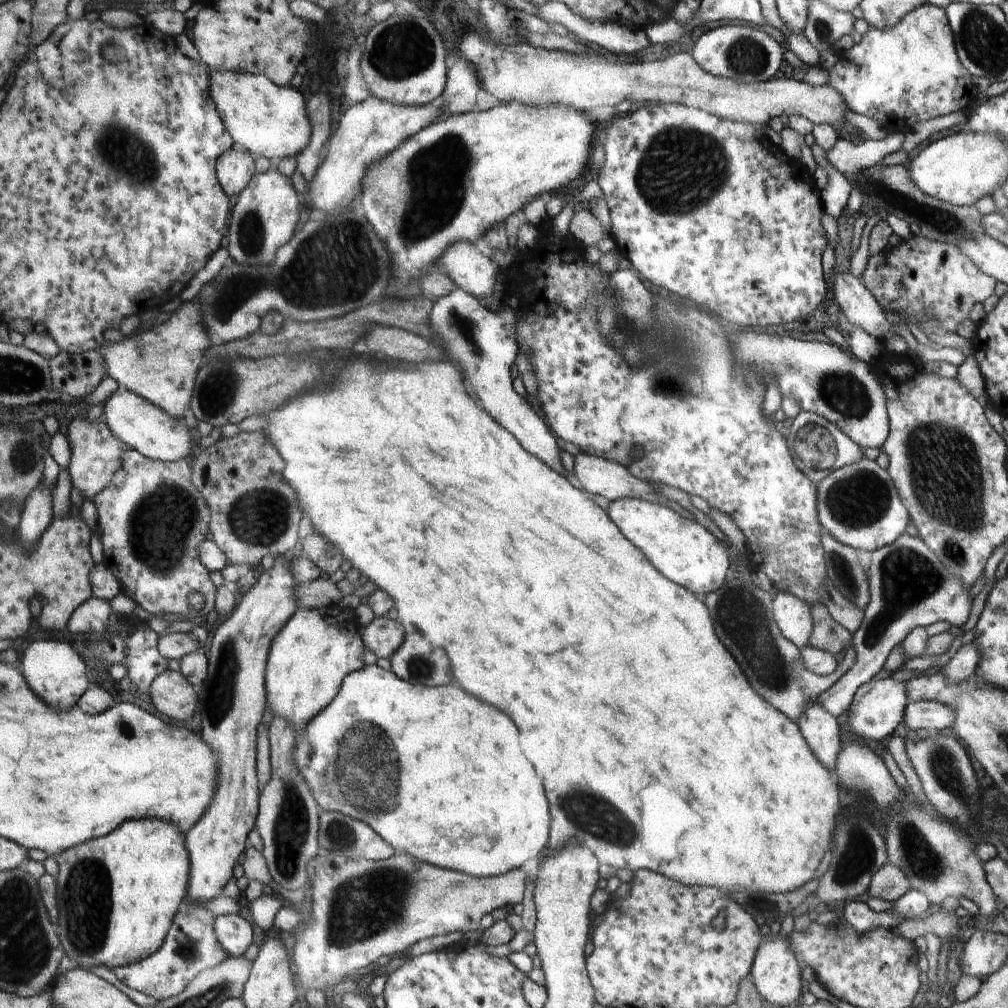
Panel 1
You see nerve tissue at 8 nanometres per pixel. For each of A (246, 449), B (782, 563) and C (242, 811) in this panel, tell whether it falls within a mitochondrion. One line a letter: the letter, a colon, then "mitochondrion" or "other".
A: other
B: other
C: other

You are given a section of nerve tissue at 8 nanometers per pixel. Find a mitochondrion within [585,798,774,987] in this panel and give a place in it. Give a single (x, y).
(756, 903)

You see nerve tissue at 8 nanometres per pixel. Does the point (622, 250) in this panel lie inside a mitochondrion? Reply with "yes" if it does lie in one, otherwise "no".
no

